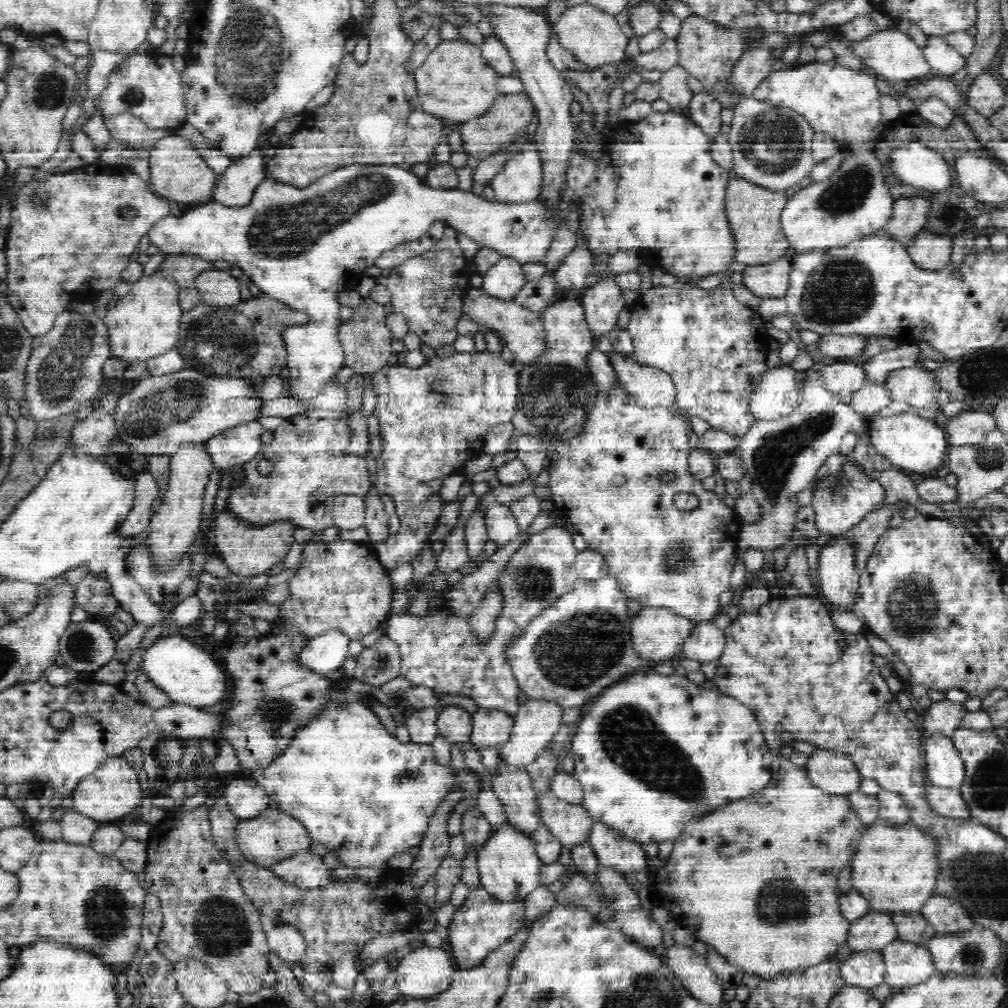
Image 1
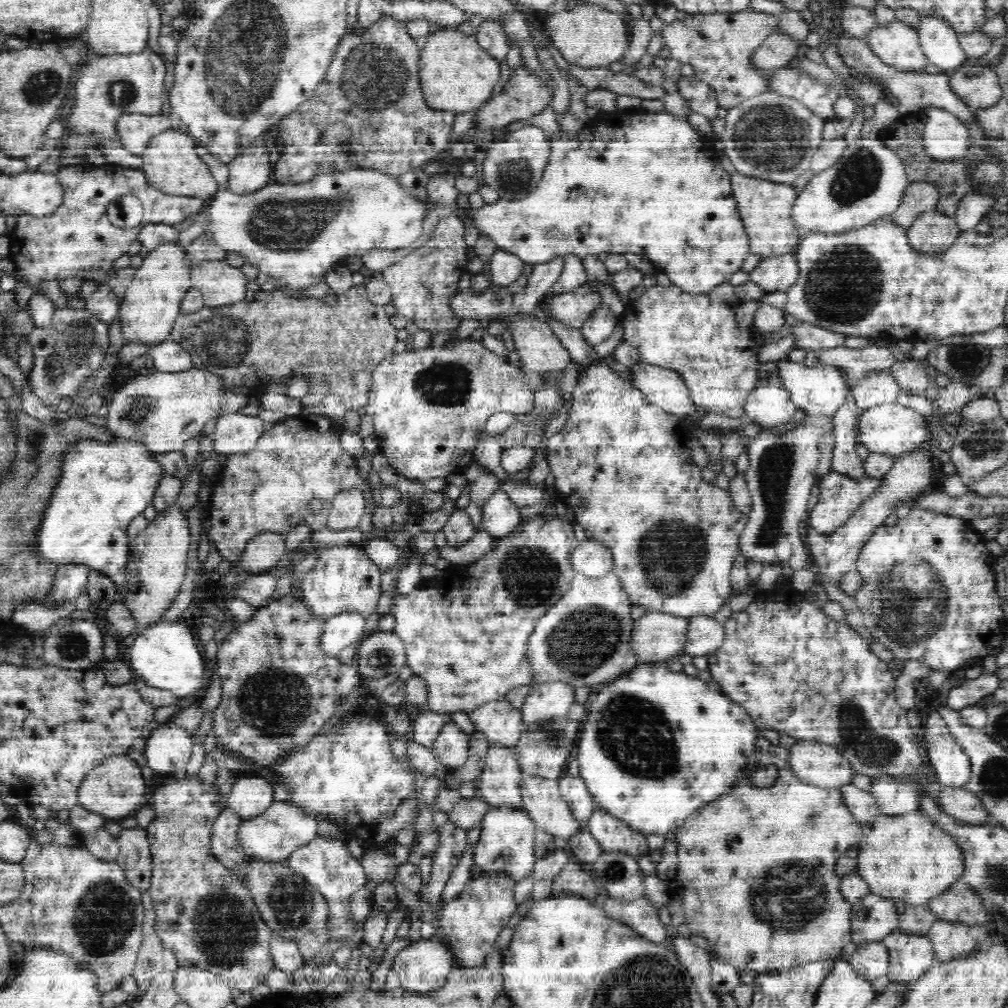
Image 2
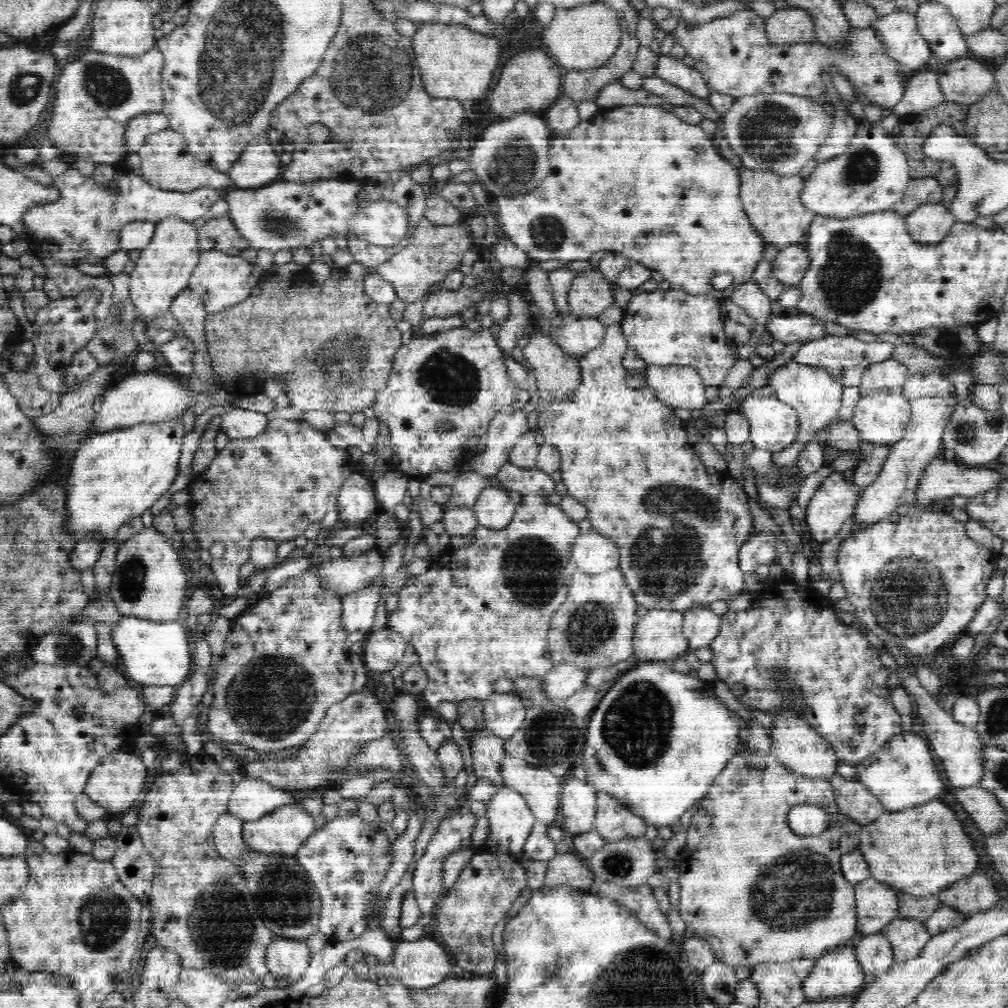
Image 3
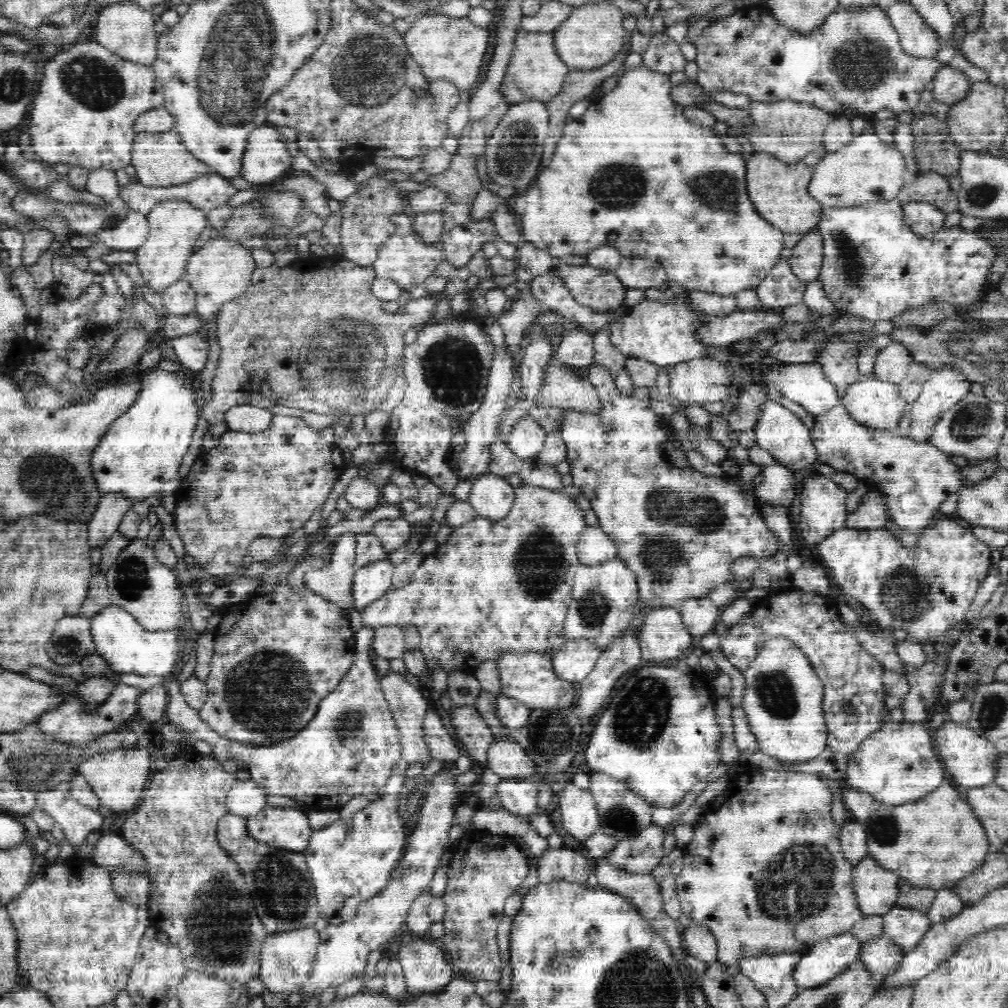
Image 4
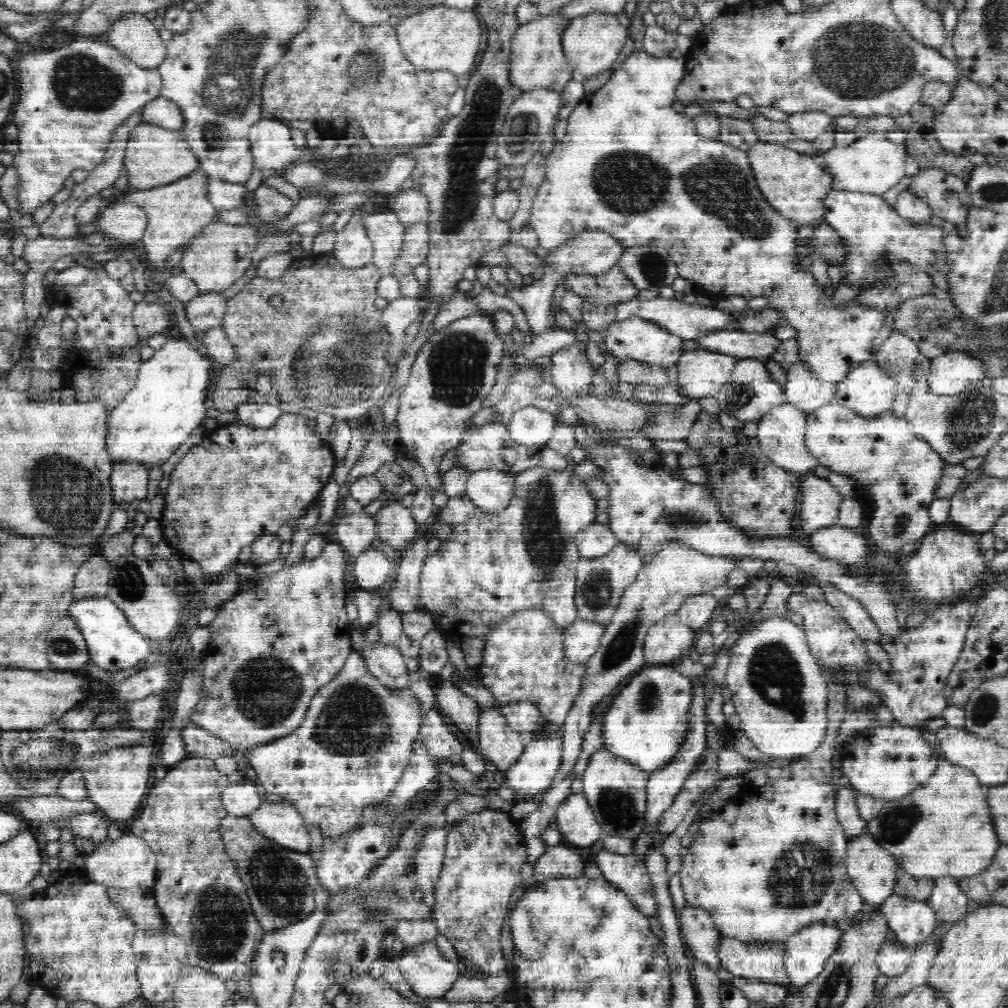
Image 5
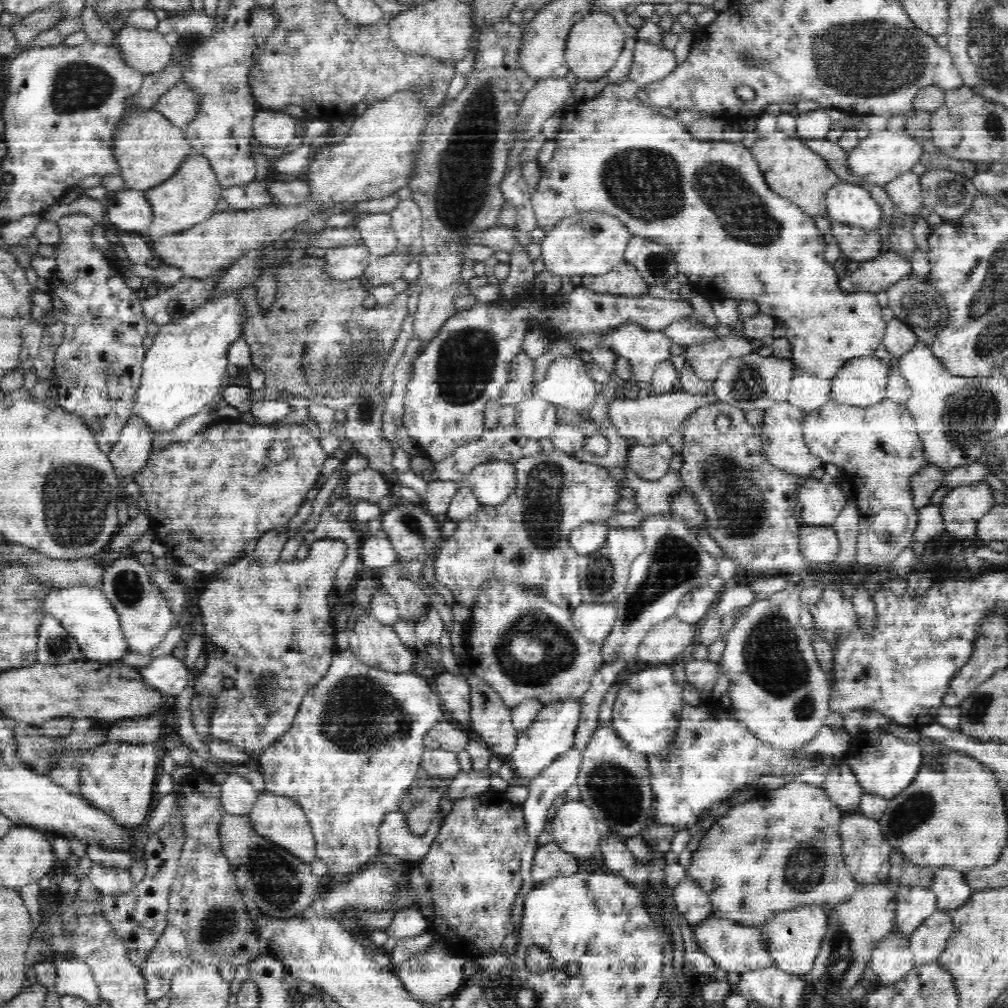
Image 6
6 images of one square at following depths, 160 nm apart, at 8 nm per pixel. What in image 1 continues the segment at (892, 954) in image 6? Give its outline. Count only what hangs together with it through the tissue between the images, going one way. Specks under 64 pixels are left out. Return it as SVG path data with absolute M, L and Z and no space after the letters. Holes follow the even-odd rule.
M864 950L853 952L848 960L842 962L839 969L844 983L871 989L884 979L885 968L881 951Z

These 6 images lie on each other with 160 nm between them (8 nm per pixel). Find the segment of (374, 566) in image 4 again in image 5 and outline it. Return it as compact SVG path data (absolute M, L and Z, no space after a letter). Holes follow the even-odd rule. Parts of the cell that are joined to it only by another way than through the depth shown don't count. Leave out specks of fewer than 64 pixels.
M376 544L364 548L354 561L354 574L359 588L368 592L377 592L388 580L395 565Z

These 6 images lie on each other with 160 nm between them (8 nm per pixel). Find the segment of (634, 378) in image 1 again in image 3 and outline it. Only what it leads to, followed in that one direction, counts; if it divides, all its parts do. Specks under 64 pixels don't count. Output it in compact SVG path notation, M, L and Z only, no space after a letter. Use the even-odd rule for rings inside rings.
M650 365L646 379L656 396L670 407L702 410L710 402L706 394L708 384L695 367Z

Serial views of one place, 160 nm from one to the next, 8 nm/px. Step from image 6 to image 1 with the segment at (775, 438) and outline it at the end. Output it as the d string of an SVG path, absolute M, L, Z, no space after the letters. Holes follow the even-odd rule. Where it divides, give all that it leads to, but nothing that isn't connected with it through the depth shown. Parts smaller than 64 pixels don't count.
M789 366L766 370L753 391L749 409L758 421L787 417L799 404L797 371Z

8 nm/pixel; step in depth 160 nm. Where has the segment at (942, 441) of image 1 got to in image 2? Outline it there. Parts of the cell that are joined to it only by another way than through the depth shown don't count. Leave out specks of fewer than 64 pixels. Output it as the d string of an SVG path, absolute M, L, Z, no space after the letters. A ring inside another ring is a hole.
M897 400L880 402L876 406L860 410L856 421L858 440L871 452L894 457L920 447L925 438L924 424L921 424L920 415L914 409L902 406Z

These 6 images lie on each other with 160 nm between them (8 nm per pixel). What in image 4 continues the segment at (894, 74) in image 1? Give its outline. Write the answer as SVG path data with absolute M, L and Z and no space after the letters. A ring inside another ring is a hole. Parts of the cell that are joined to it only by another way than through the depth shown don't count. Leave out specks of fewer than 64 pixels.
M896 1L887 13L895 29L899 31L904 50L924 57L936 56L942 46L939 31L927 22L910 1Z

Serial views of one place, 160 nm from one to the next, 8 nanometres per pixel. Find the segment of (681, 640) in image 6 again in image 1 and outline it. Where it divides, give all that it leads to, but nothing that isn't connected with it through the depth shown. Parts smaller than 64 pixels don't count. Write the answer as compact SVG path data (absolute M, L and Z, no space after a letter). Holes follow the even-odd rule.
M642 607L637 615L631 617L631 641L635 653L642 658L644 664L656 660L668 662L681 656L683 644L692 632L695 622L681 617L670 609L654 609Z

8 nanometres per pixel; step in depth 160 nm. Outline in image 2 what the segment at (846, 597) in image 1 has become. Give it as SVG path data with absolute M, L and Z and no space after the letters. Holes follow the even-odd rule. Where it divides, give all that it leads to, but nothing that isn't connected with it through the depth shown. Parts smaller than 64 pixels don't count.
M902 389L897 396L897 401L902 406L914 409L919 415L921 424L924 424L925 438L921 446L907 451L906 453L894 456L892 468L879 479L878 486L872 490L868 498L864 498L858 508L854 510L852 516L848 518L842 526L839 526L834 533L829 535L816 532L806 519L802 526L802 539L809 547L813 567L832 578L832 584L836 584L844 573L853 569L857 551L874 534L875 530L882 524L894 519L899 506L919 506L920 497L923 497L924 490L930 486L934 478L934 463L932 462L932 452L930 452L930 441L936 436L932 435L928 427L936 416L934 404L925 397L924 394L914 394L912 390Z

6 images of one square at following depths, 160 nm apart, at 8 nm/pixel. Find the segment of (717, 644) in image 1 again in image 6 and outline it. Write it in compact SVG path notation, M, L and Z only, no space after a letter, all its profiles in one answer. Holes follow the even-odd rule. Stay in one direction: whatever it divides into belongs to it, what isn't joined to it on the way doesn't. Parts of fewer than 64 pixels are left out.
M707 584L694 587L680 598L674 615L682 622L699 625L712 609L712 602L717 597L715 590Z

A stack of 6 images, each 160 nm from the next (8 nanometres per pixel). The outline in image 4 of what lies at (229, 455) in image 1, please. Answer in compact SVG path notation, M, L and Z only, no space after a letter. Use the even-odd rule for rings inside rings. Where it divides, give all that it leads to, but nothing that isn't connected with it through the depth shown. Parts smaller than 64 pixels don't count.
M249 402L232 407L225 416L225 422L230 430L244 430L256 433L266 430L274 415L269 408L259 408Z

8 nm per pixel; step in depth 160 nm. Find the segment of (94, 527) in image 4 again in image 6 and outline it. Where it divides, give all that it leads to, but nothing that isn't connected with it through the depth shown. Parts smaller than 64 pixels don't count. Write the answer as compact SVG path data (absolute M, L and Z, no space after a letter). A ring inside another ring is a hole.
M133 412L120 430L119 440L107 456L115 466L118 477L128 479L137 467L144 466L152 451L152 443L157 432L146 419Z

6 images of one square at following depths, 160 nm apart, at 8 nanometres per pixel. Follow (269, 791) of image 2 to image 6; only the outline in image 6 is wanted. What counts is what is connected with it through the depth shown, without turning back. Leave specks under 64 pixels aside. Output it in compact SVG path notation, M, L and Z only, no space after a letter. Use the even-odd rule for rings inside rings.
M228 773L220 786L222 809L230 815L248 815L260 794L246 778L236 773Z

